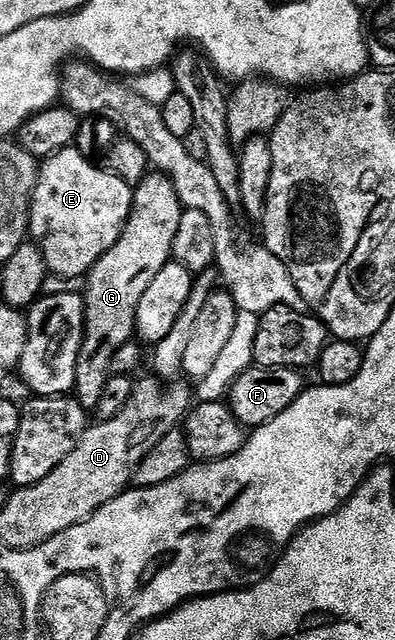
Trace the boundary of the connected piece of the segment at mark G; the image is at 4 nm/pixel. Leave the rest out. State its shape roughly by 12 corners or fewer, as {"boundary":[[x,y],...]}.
{"boundary":[[147,172],[121,233],[84,277],[72,393],[97,410],[140,295],[184,212]]}

